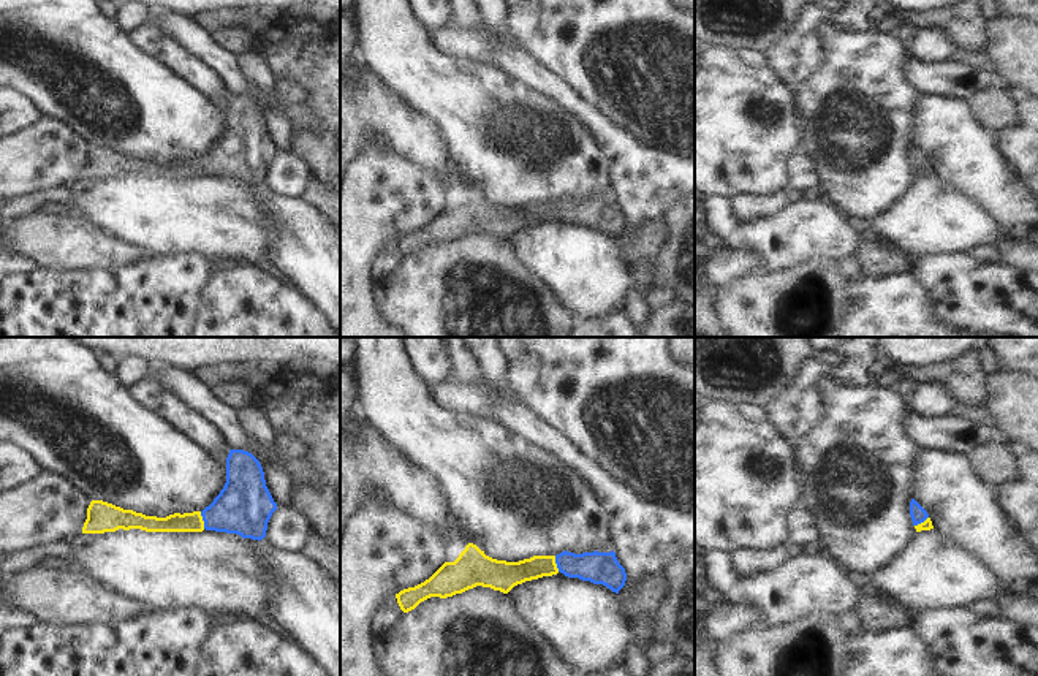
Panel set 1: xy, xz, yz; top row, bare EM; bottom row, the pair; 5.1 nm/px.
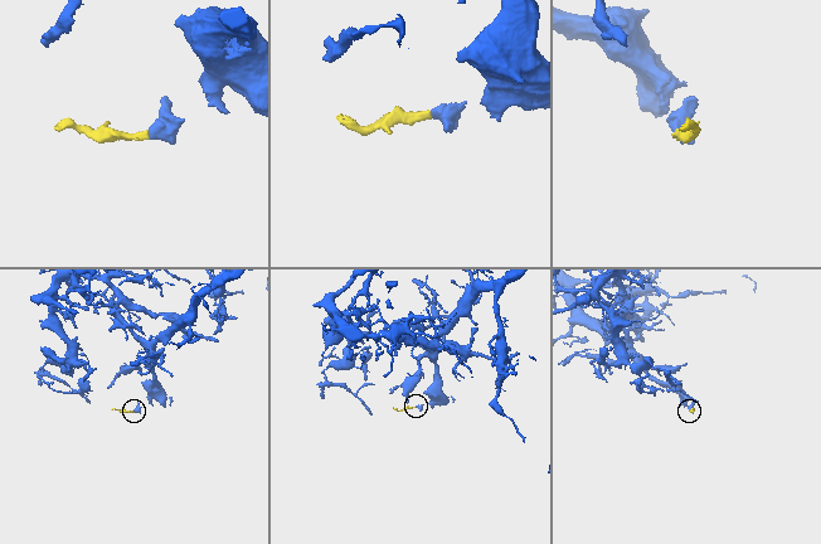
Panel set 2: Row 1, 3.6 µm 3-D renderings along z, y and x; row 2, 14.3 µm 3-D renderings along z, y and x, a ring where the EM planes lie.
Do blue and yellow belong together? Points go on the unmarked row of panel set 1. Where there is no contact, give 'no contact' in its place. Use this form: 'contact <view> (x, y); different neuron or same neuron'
contact xy (203, 165); same neuron

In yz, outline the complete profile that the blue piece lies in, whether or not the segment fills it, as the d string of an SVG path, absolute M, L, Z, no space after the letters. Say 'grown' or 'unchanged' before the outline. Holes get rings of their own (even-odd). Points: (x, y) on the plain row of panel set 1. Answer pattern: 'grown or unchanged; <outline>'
grown; M915 144L910 147L910 161L916 177L934 174L927 157Z

